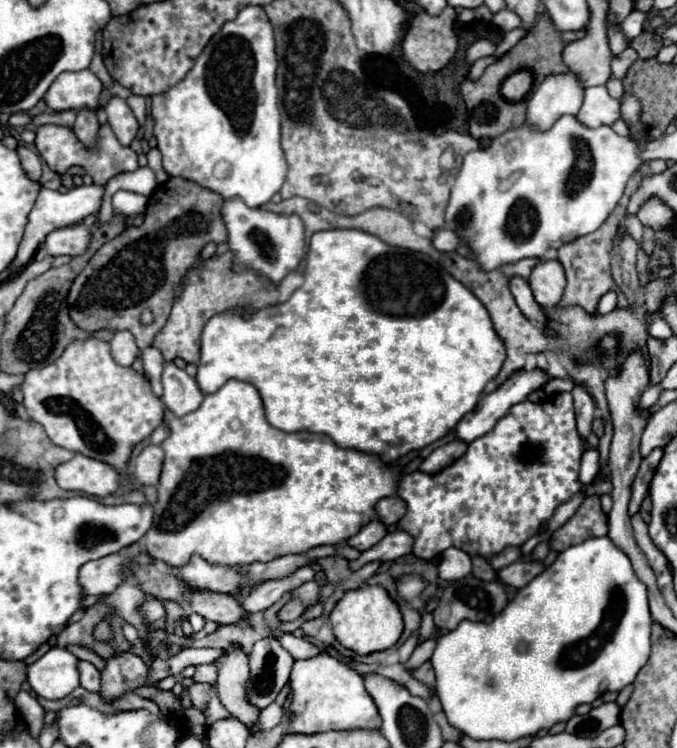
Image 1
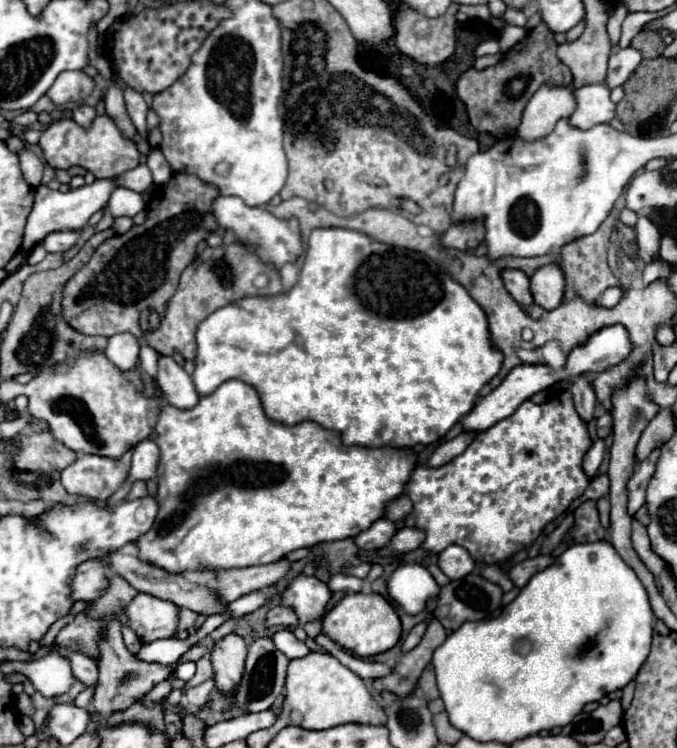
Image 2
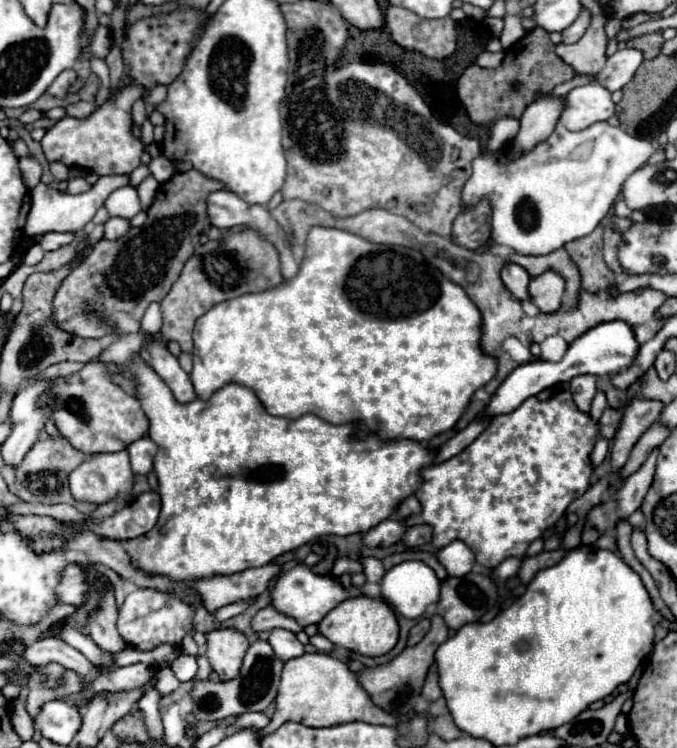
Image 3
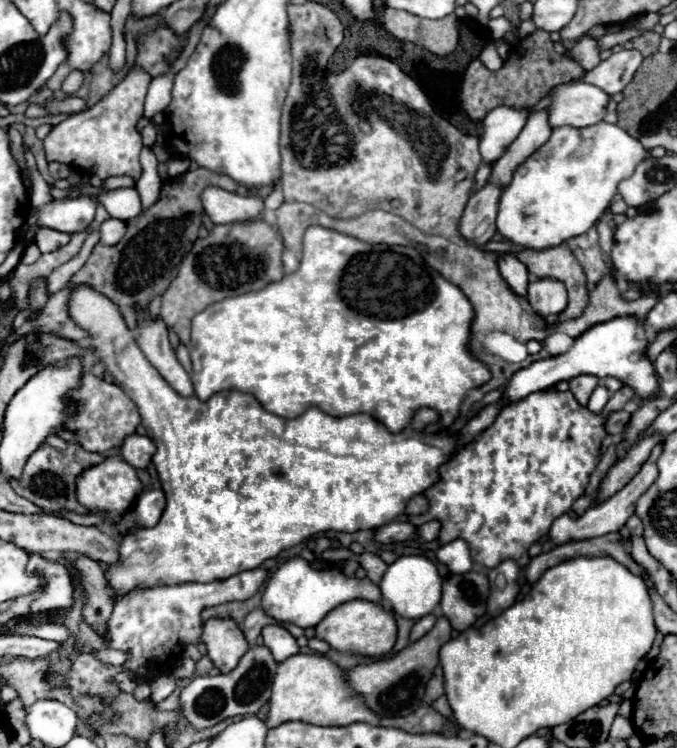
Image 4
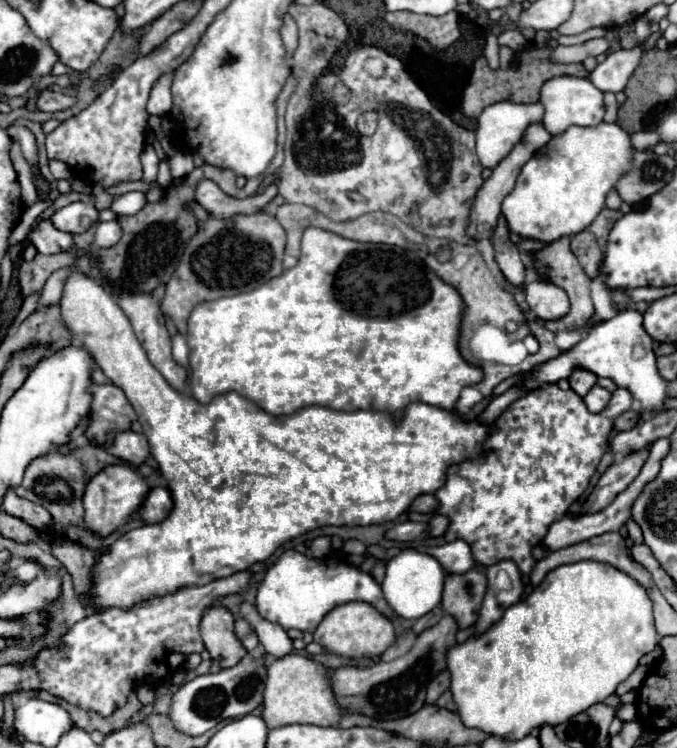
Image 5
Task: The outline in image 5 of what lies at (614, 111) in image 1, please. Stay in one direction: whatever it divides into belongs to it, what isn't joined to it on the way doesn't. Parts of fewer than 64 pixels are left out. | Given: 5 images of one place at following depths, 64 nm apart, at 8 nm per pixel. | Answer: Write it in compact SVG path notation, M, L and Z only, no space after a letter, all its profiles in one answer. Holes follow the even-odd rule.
M560 76L556 80L548 80L548 84L544 84L544 88L540 92L540 102L546 108L542 124L554 136L564 132L572 124L576 124L576 126L596 126L604 118L604 94L588 78Z

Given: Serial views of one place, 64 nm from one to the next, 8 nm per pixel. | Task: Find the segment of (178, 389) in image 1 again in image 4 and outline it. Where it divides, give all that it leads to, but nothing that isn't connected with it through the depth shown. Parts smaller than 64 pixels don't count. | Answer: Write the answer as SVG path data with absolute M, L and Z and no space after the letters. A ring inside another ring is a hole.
M140 318L138 322L138 346L144 352L144 356L148 358L148 362L160 372L160 376L184 398L194 394L190 376L186 374L186 370L180 366L174 350L170 348L168 342L168 330L164 326L162 320L148 320L148 318Z

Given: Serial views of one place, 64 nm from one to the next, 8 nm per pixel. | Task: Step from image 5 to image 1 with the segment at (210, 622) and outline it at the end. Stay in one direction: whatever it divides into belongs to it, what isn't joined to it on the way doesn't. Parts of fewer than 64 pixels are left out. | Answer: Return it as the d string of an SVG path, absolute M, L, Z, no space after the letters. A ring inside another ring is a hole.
M242 650L226 652L218 662L218 680L216 688L224 708L238 718L250 732L258 732L258 714L260 710L248 700L248 678L250 678L250 664L248 656Z

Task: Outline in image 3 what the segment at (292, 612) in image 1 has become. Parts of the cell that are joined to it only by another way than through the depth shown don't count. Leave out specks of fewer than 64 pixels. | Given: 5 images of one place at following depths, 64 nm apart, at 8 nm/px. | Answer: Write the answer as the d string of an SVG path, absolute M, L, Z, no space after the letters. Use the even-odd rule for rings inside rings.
M268 606L264 610L260 610L252 622L254 630L256 632L262 632L262 630L272 630L272 628L286 628L290 632L300 632L302 626L298 626L298 622L282 612L278 612L274 606Z

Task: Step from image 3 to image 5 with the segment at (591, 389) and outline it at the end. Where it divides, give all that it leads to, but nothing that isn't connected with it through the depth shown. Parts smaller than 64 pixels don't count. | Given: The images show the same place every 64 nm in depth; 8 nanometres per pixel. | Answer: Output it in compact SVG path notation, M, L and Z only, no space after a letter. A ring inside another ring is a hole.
M574 370L572 376L568 378L570 382L570 388L580 396L584 398L592 386L596 386L596 374L588 372L588 370Z

